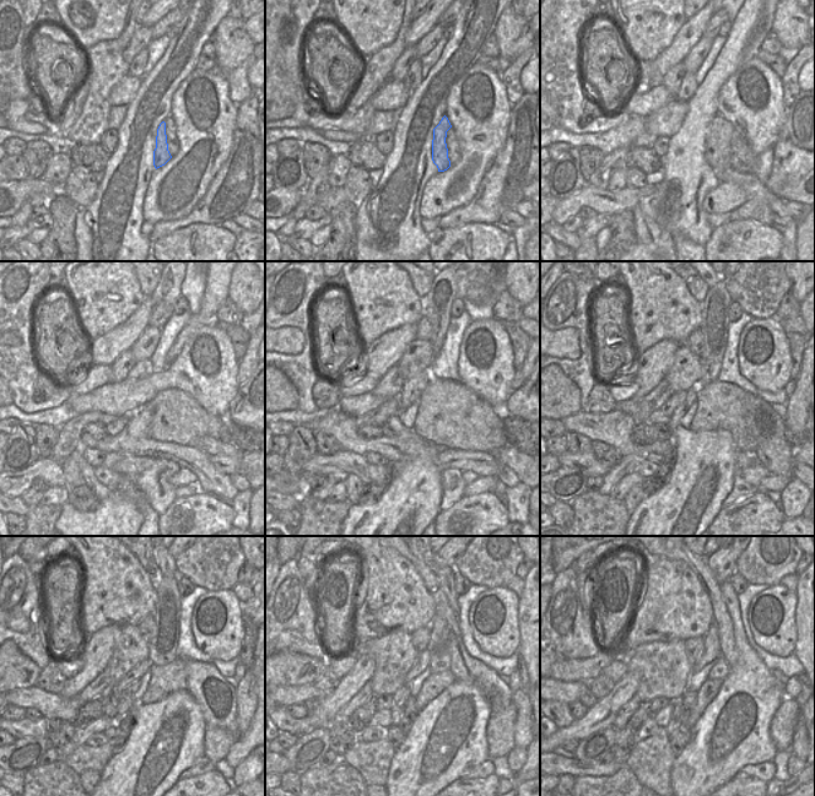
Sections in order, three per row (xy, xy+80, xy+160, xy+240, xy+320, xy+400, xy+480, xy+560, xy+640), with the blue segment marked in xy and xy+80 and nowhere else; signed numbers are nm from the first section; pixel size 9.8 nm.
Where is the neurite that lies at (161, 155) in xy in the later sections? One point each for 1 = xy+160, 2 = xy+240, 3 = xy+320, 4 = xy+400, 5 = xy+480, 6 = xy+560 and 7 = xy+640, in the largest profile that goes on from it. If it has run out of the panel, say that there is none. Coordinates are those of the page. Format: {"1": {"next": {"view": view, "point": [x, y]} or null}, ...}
{"1": {"next": {"view": "xy+160", "point": [718, 140]}}, "2": {"next": {"view": "xy+240", "point": [169, 406]}}, "3": {"next": {"view": "xy+320", "point": [441, 404]}}, "4": {"next": {"view": "xy+400", "point": [717, 402]}}, "5": {"next": {"view": "xy+480", "point": [166, 680]}}, "6": {"next": {"view": "xy+560", "point": [435, 683]}}, "7": {"next": {"view": "xy+640", "point": [708, 691]}}}

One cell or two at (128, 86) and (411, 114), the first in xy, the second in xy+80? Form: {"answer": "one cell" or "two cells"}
{"answer": "two cells"}

